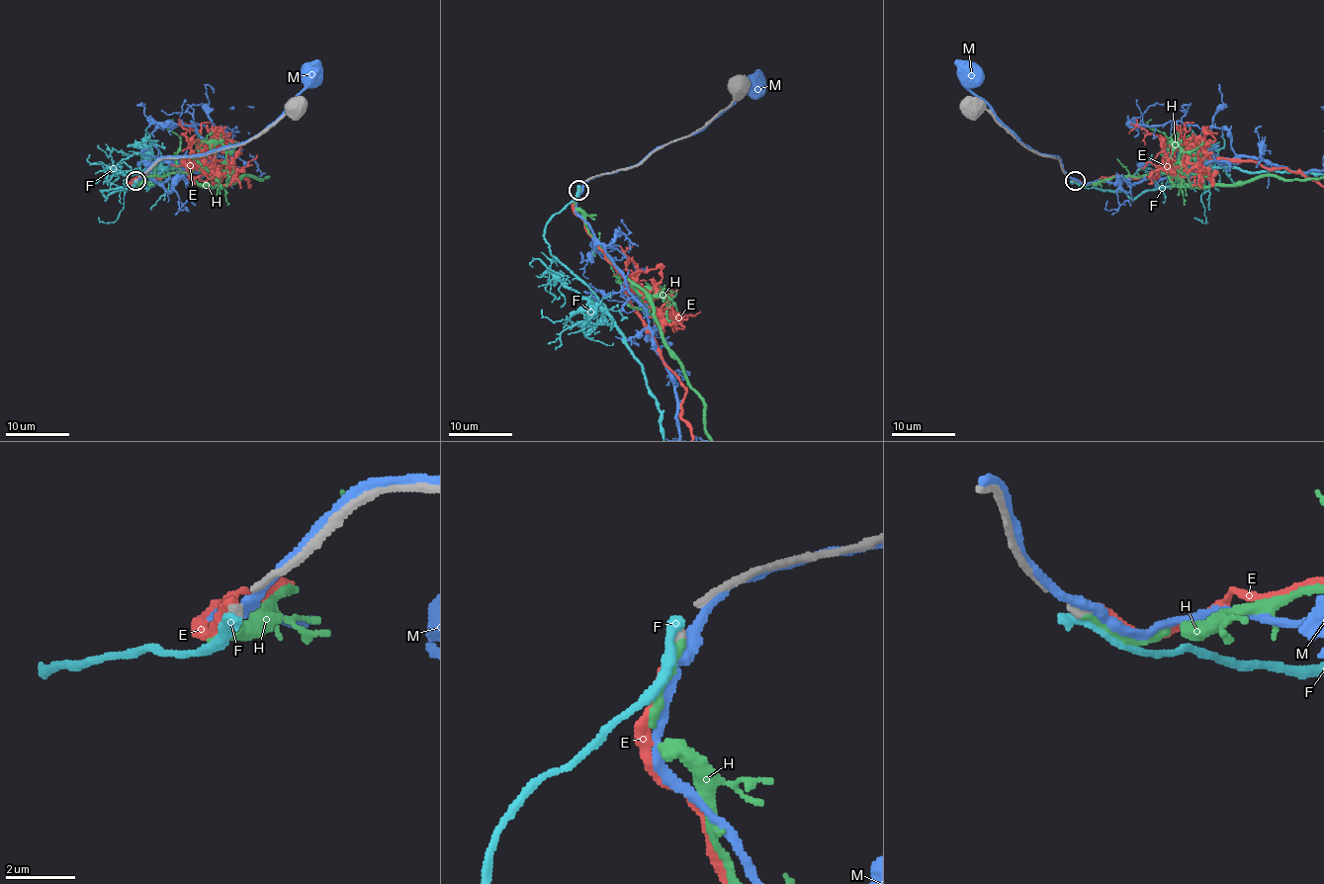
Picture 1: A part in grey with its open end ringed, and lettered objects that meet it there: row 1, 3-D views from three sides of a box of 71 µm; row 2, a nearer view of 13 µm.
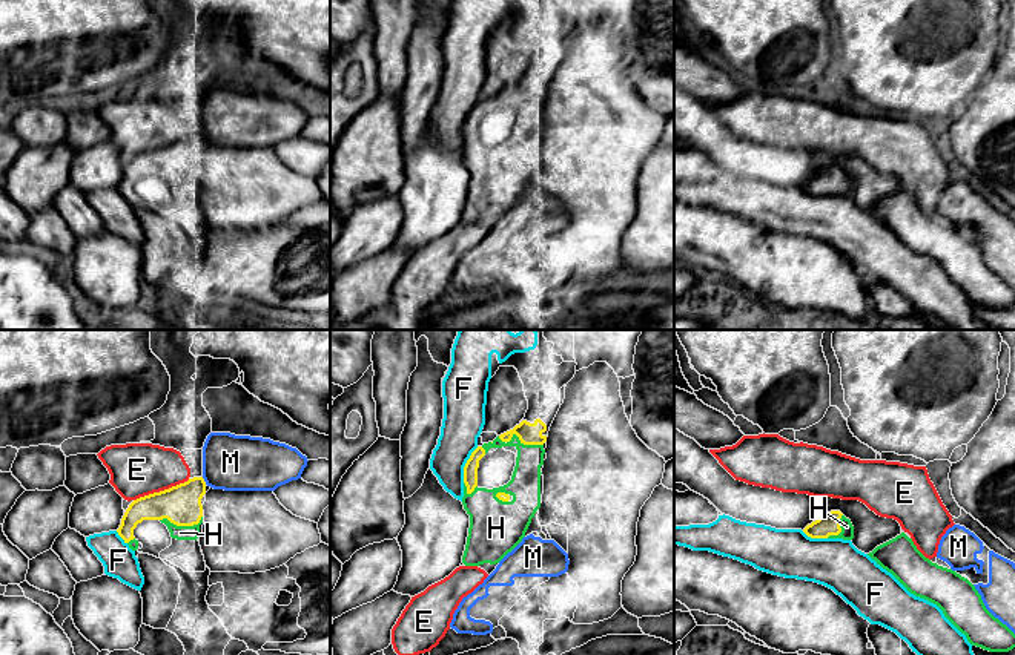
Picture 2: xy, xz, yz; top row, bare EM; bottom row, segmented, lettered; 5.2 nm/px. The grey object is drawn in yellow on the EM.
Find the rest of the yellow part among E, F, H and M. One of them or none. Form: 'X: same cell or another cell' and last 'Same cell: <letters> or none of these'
E: another cell
F: another cell
H: same cell
M: another cell
Same cell: H

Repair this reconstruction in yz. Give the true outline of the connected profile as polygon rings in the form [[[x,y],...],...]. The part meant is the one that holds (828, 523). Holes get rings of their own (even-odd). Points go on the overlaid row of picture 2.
[[[840,511],[823,514],[818,520],[808,525],[803,532],[811,538],[854,538],[854,526]]]

